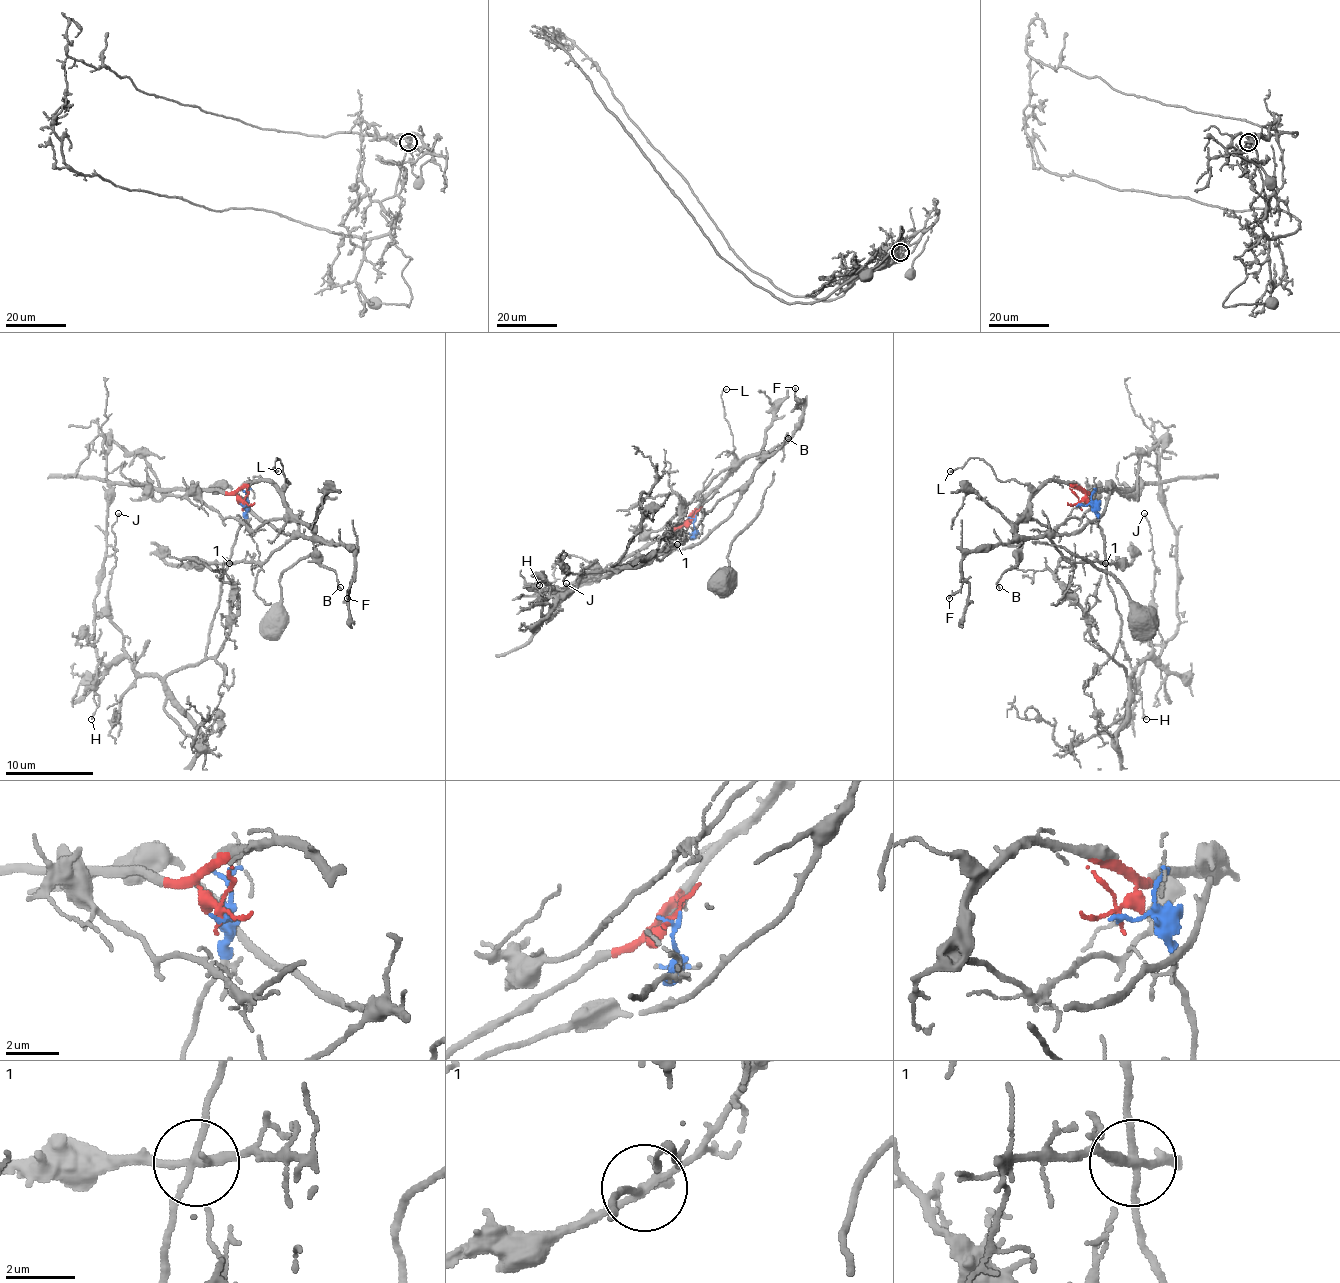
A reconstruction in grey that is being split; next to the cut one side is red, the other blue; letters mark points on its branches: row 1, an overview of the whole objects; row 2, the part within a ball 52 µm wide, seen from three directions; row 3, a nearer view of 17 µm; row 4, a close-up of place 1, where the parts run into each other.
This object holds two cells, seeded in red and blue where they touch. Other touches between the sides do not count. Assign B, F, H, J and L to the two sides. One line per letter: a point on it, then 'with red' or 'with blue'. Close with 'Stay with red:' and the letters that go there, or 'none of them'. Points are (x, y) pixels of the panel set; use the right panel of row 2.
B: (999, 587) | with red
F: (949, 598) | with red
H: (1146, 719) | with blue
J: (1144, 513) | with blue
L: (950, 471) | with red
Stay with red: B, F, L

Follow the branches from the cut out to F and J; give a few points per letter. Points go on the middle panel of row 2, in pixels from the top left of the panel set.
F: (692, 519), (694, 510), (742, 459), (777, 449), (793, 433), (804, 409), (795, 387)
J: (692, 519), (694, 534), (661, 561), (652, 552), (588, 572), (571, 591), (555, 591), (564, 593), (566, 582)

